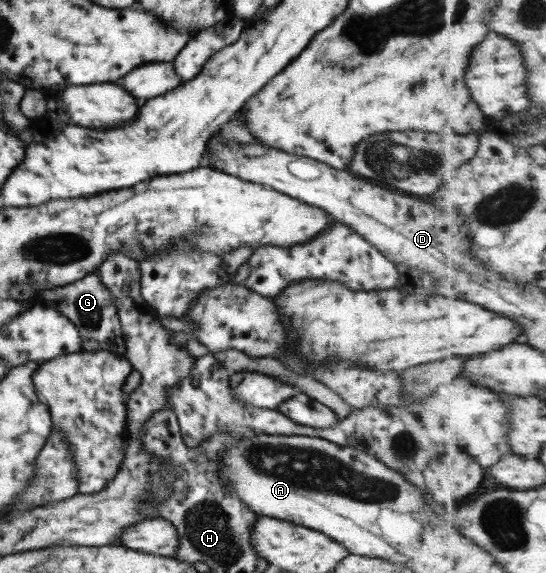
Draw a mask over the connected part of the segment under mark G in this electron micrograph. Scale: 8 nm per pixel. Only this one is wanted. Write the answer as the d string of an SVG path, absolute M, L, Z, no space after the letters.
M95 273L86 274L83 278L62 287L43 289L42 292L39 304L45 308L57 310L65 318L69 318L78 330L83 350L99 351L102 349L118 357L124 356L124 336L116 316L112 296Z

